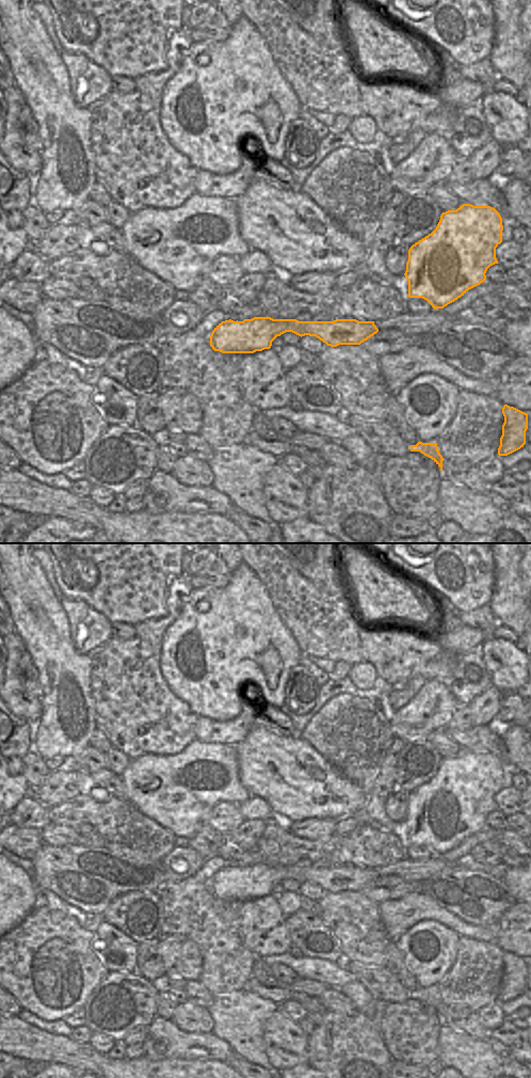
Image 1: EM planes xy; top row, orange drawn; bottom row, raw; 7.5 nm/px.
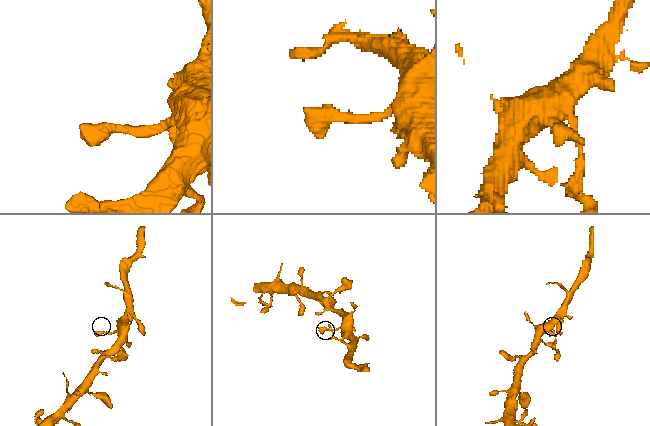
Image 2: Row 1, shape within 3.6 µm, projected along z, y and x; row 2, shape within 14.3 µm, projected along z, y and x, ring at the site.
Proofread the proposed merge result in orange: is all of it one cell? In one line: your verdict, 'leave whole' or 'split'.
leave whole

